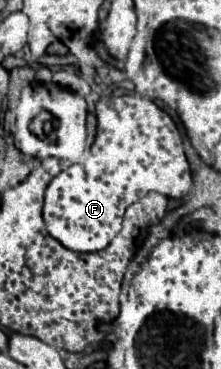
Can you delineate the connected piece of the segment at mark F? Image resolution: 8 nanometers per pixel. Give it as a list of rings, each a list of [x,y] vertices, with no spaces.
[[[138,95],[102,97],[96,103],[96,121],[90,157],[84,163],[60,171],[50,181],[44,197],[44,221],[48,233],[76,253],[96,253],[106,249],[122,229],[126,207],[140,203],[148,193],[182,199],[192,185],[180,129],[154,101]]]

